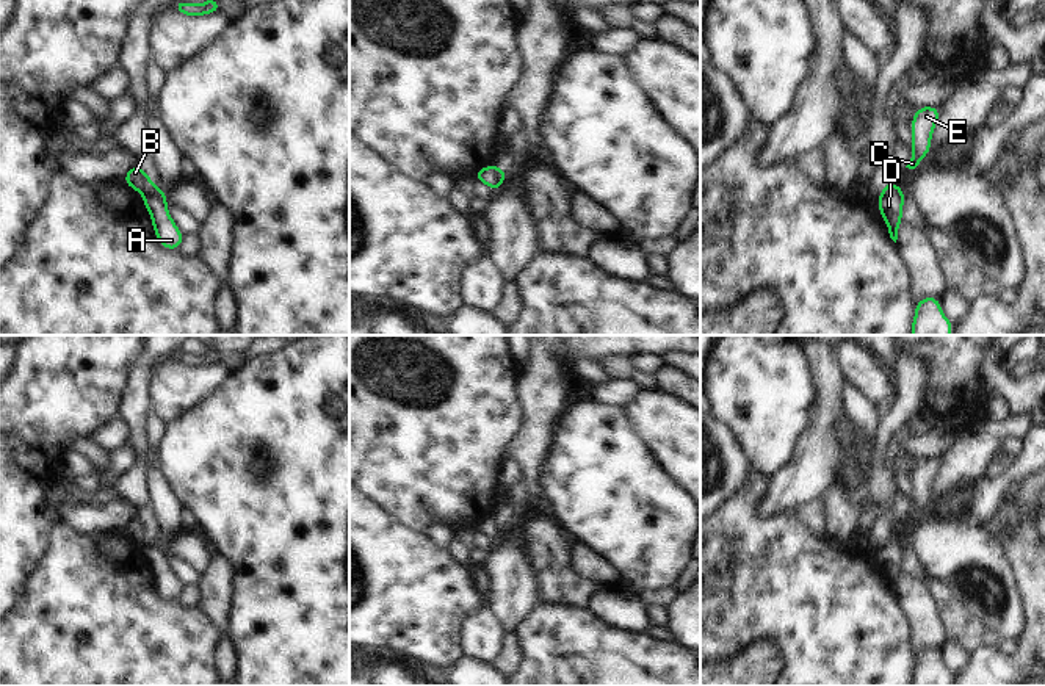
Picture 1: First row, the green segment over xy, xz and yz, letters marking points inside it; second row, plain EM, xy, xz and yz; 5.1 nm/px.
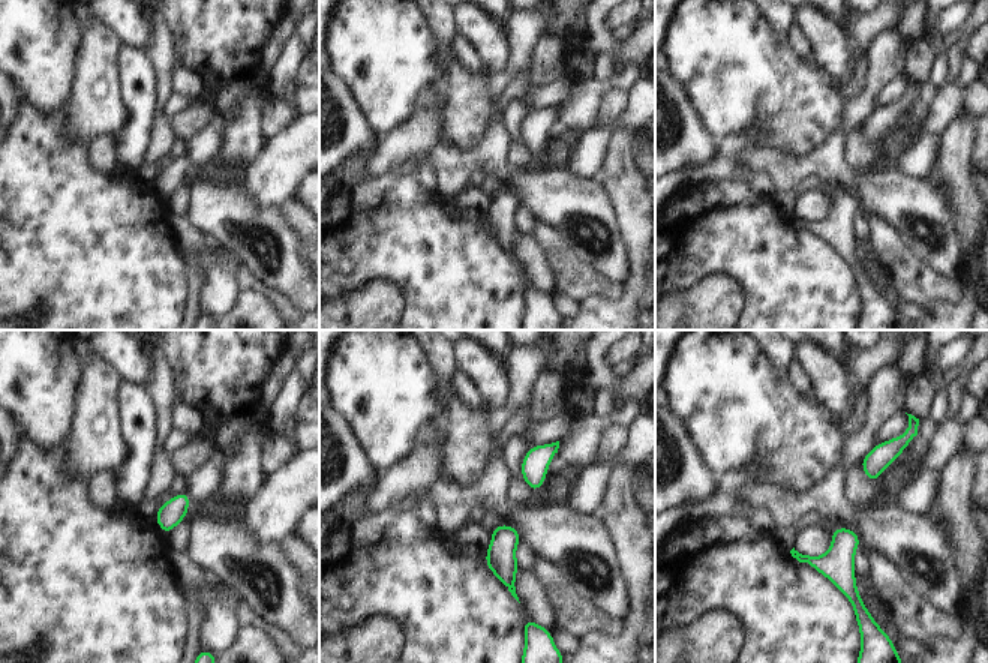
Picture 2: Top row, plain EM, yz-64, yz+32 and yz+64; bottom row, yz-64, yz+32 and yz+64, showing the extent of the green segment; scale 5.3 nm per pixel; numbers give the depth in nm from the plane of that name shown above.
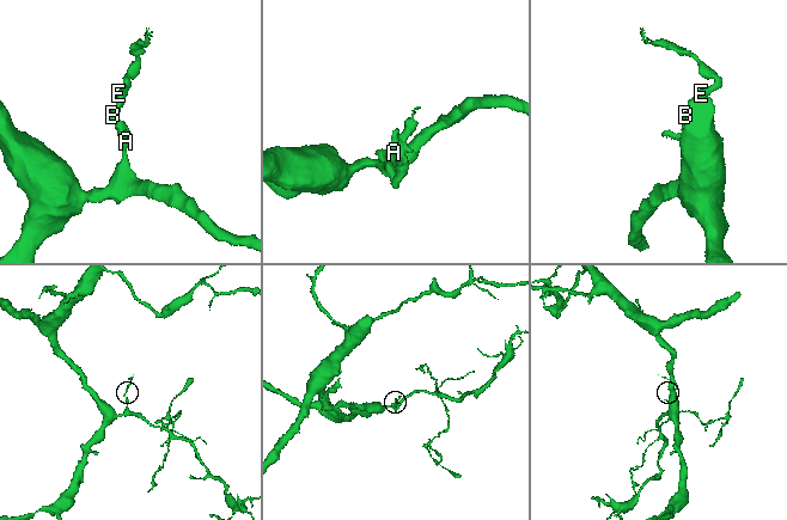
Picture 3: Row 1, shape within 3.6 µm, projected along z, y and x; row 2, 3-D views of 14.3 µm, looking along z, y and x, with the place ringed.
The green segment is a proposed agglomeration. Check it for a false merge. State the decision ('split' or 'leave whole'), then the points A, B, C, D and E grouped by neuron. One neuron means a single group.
split; groups A D / B C E

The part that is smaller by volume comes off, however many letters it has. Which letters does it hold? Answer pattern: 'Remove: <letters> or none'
Remove: B, C, E

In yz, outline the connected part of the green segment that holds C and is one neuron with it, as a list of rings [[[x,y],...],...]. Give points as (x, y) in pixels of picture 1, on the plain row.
[[[920,457],[910,471],[912,479],[912,509],[909,520],[915,520],[920,512],[931,503],[931,489],[940,467],[940,457]]]

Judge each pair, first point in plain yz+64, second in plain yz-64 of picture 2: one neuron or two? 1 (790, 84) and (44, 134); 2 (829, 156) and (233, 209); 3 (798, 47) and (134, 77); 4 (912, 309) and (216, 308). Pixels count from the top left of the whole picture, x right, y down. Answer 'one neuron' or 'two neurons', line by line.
1: two neurons
2: one neuron
3: one neuron
4: one neuron

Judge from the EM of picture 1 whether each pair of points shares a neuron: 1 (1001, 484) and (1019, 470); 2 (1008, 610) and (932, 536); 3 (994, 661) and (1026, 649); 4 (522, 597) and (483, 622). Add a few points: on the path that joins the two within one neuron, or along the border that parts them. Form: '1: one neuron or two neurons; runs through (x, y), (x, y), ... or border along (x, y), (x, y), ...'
1: one neuron; runs through (1006, 480), (1014, 473)
2: one neuron; runs through (1001, 588), (994, 588), (962, 556), (956, 555)
3: one neuron; runs through (1001, 661), (1014, 661), (1019, 657)
4: two neurons; border along (489, 608), (509, 633)

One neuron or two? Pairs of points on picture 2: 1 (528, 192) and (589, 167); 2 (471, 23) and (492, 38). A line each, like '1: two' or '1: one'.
1: two
2: one

